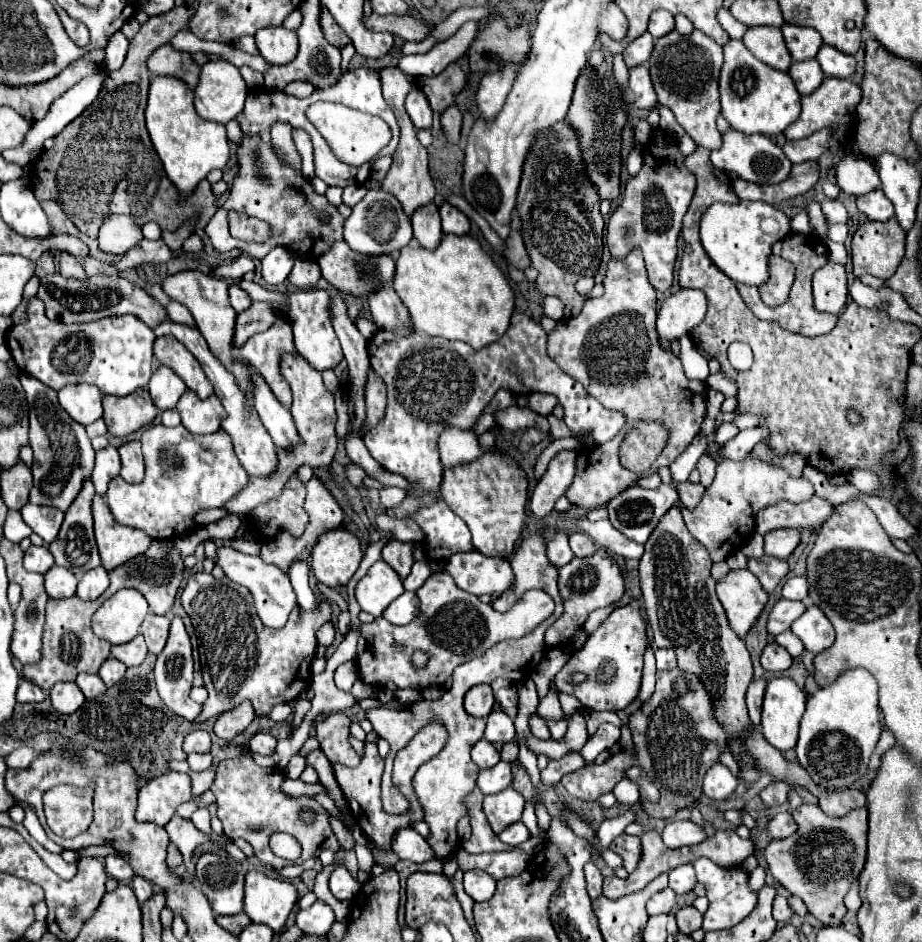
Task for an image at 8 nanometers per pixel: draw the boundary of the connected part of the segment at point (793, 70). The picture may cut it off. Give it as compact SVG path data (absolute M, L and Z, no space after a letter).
M815 59L791 63L789 75L791 75L791 79L793 79L799 95L809 95L809 93L813 93L813 91L821 85L821 81L823 81L823 77L825 77Z

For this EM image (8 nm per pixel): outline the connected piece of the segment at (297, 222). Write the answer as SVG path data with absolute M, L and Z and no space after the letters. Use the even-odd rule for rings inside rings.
M243 135L243 141L239 143L237 149L237 163L239 163L239 173L233 179L229 199L221 209L217 209L215 217L211 223L205 227L209 241L213 247L221 253L231 251L239 247L241 251L249 253L249 256L261 260L271 249L275 247L287 247L299 257L311 257L317 259L321 253L327 253L333 243L343 239L343 223L345 217L339 213L335 205L331 205L325 195L317 195L313 191L313 185L309 179L301 175L295 167L285 163L273 149L273 145L265 137L253 137L253 135ZM227 211L245 211L251 217L263 219L273 227L273 237L265 243L253 243L241 241L231 237L229 225L227 225ZM329 213L329 225L321 225L317 215Z

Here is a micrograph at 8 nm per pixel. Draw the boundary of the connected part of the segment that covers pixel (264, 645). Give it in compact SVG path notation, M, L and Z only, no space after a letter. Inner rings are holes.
M197 573L183 589L181 603L199 639L203 679L209 691L203 711L199 713L197 721L193 721L195 725L237 707L243 699L253 703L257 717L265 717L273 705L297 699L303 687L307 689L311 685L311 661L317 649L315 633L331 619L327 601L317 599L317 607L311 613L295 607L287 625L275 631L261 625L261 619L253 607L253 597L247 589L229 581L227 577L219 579L217 583L213 575ZM301 665L305 665L303 679L299 677Z

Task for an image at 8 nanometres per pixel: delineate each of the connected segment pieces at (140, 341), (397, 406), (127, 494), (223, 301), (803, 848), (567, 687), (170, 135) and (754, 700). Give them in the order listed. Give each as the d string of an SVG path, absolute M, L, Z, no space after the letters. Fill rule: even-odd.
M33 297L29 299L27 305L29 321L23 325L13 325L13 329L7 333L7 345L13 355L13 361L17 367L33 377L37 377L41 383L49 385L51 389L59 391L65 385L73 383L91 383L101 389L103 395L129 395L139 387L147 387L149 377L153 373L151 363L153 363L153 329L149 329L141 319L135 315L115 315L115 317L105 317L93 323L75 323L75 325L65 325L65 323L55 323L45 317L43 303Z
M513 313L507 333L479 351L443 337L419 333L399 337L391 331L377 331L369 341L369 357L371 369L387 387L387 407L385 417L363 435L363 441L375 461L409 481L407 495L415 499L441 489L443 465L437 447L441 431L447 425L471 429L501 387L513 393L541 391L555 395L565 409L567 427L579 439L589 435L595 443L605 443L625 425L621 413L601 407L579 381L549 359L547 333L525 313Z
M151 425L143 431L141 443L143 443L143 455L145 455L145 467L147 467L145 479L137 485L131 485L123 481L123 477L115 477L109 483L105 501L117 521L121 521L123 525L139 527L147 531L149 537L153 539L173 539L177 533L185 533L189 527L183 527L183 525L187 525L195 517L195 513L203 509L211 509L211 507L223 507L249 481L249 475L239 465L233 453L231 439L223 429L211 435L193 435L183 425L173 427L173 429L165 425Z
M193 269L193 271L179 271L175 275L169 275L165 281L163 281L163 291L169 295L169 299L173 301L179 301L181 305L185 305L191 315L195 317L197 325L199 325L199 331L201 335L207 339L209 343L209 349L215 353L215 357L237 377L241 389L247 393L247 399L249 399L249 405L253 405L253 399L251 399L251 383L249 383L249 375L251 371L245 371L241 365L237 365L233 361L233 331L235 331L235 309L231 307L229 303L229 297L227 297L227 281L223 279L217 279L215 275L207 275L199 269Z
M801 805L793 811L799 831L791 837L771 841L765 859L773 877L793 895L801 897L809 913L825 925L839 925L847 909L843 897L851 881L859 877L867 857L867 808L847 813L847 817L829 817L819 805Z
M639 599L631 601L625 607L617 607L595 633L591 633L581 651L577 651L567 665L555 675L559 691L575 695L585 709L589 711L617 711L627 707L639 693L641 671L643 671L643 653L647 649L647 621L645 609ZM585 673L587 679L573 689L571 675Z
M151 75L149 103L145 109L147 129L153 147L169 175L179 189L181 197L187 197L199 181L213 169L223 169L229 161L229 143L225 125L201 119L193 107L193 89L185 81L169 75Z
M757 679L757 681L751 681L751 685L747 689L749 719L751 719L751 723L755 723L755 727L759 727L757 723L761 723L761 705L763 705L765 687L767 687L767 681L765 679Z

